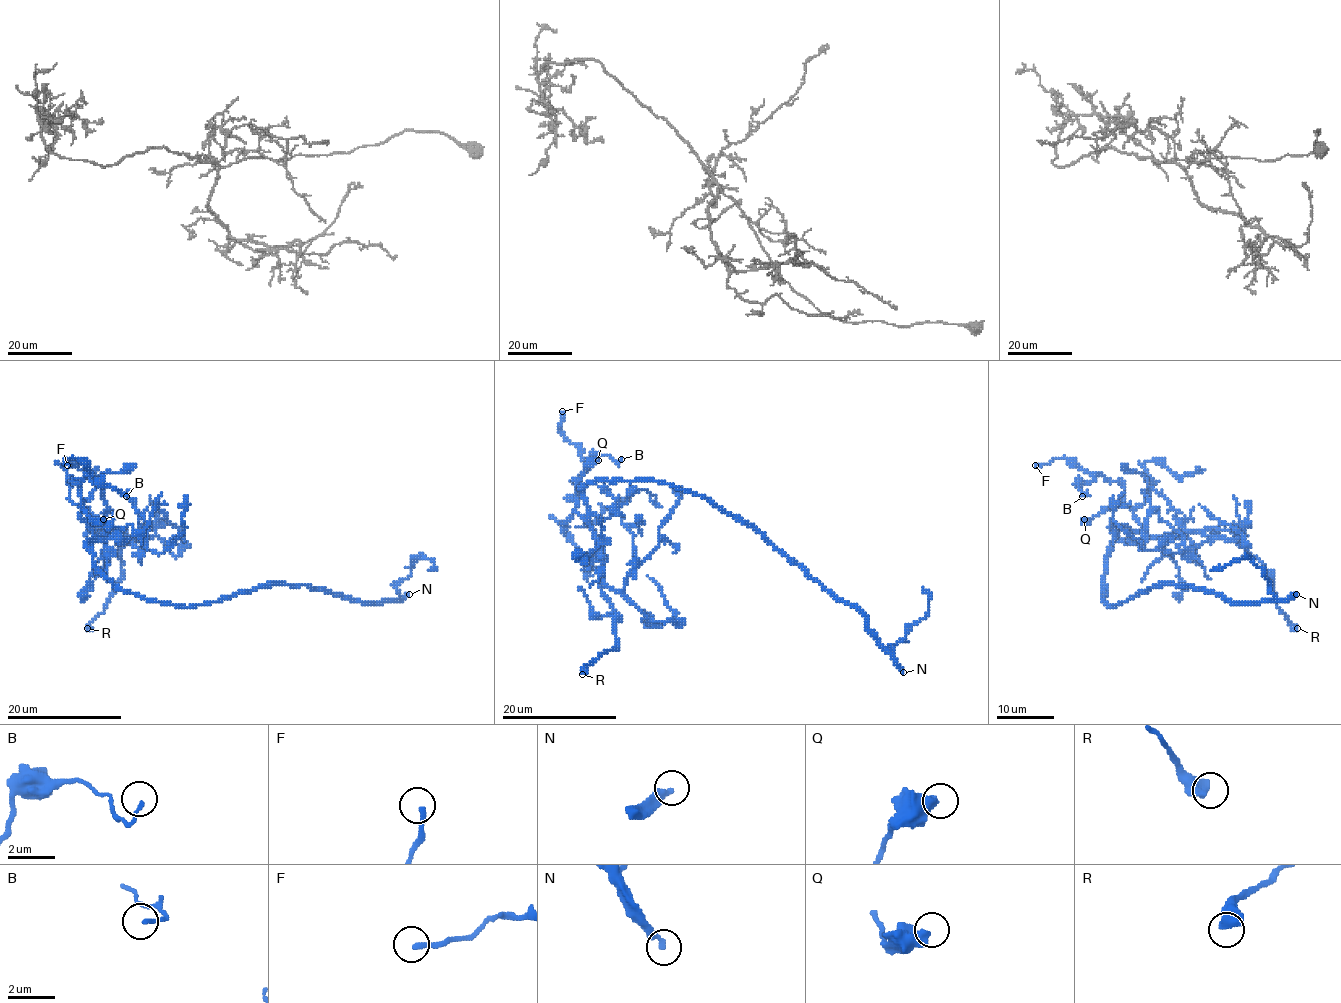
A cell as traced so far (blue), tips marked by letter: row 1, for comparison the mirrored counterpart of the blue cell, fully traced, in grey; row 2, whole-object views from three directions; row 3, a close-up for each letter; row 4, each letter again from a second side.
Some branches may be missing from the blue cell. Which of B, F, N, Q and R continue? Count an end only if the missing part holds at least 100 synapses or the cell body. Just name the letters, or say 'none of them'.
N

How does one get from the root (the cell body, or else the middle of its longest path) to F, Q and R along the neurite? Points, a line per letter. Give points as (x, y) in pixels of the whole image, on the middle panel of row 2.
F: (671, 486), (589, 482), (580, 490), (583, 519), (575, 496), (585, 461), (559, 428), (562, 411)
Q: (671, 486), (651, 480), (589, 482), (580, 490), (586, 520), (575, 510), (576, 484), (583, 469), (598, 460)
R: (671, 486), (596, 480), (580, 490), (616, 636), (616, 645), (589, 662), (582, 674)

